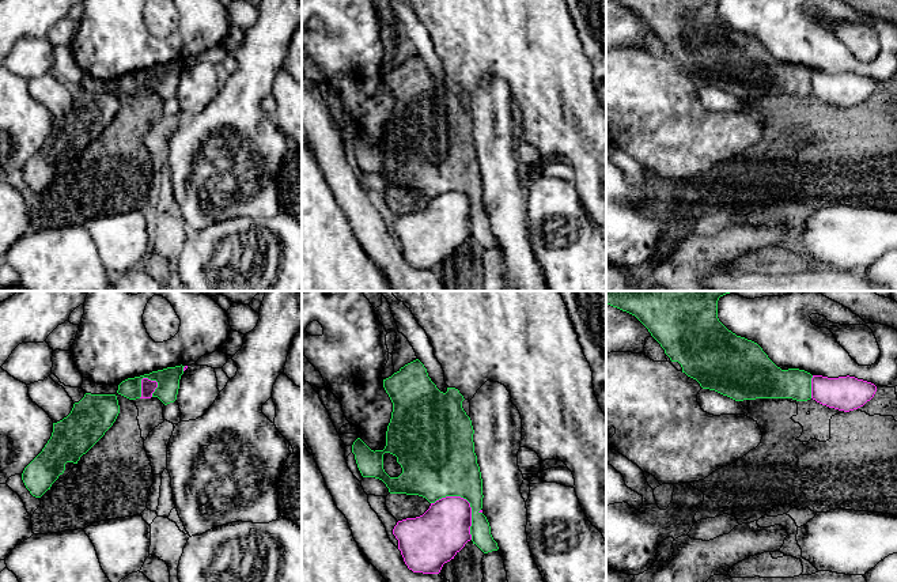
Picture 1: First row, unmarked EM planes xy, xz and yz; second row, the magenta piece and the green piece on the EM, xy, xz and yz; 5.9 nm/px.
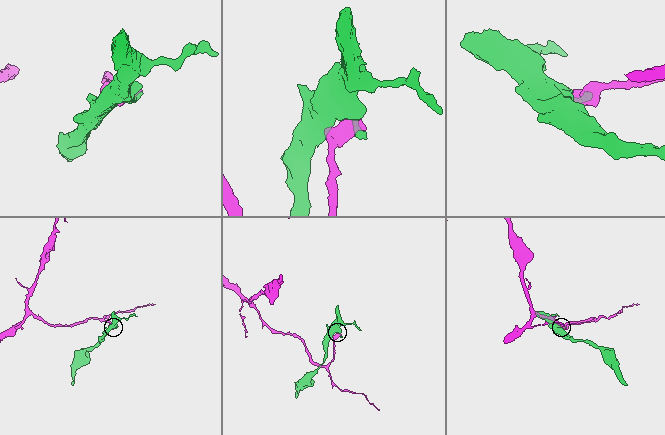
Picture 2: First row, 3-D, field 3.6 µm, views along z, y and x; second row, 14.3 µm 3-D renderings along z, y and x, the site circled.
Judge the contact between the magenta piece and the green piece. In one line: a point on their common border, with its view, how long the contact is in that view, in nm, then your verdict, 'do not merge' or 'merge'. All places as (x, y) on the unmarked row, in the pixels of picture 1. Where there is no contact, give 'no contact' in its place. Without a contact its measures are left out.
contact xz (468, 197); length 340 nm; do not merge

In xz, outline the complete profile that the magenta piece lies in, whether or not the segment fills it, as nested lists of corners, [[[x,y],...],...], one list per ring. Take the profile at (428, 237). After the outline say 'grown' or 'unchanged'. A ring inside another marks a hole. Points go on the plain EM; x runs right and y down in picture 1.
[[[446,192],[420,212],[398,216],[393,230],[413,268],[439,269],[443,260],[472,235],[472,203],[461,192]]]; unchanged

